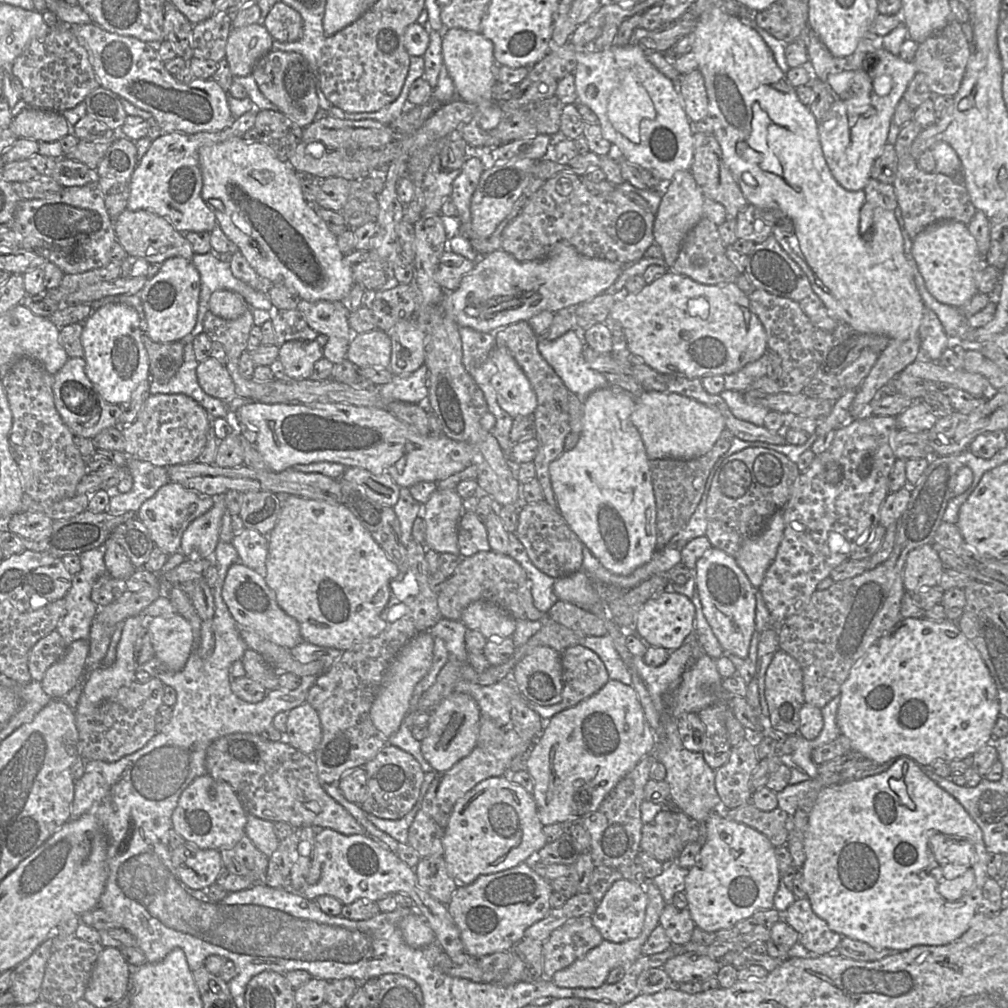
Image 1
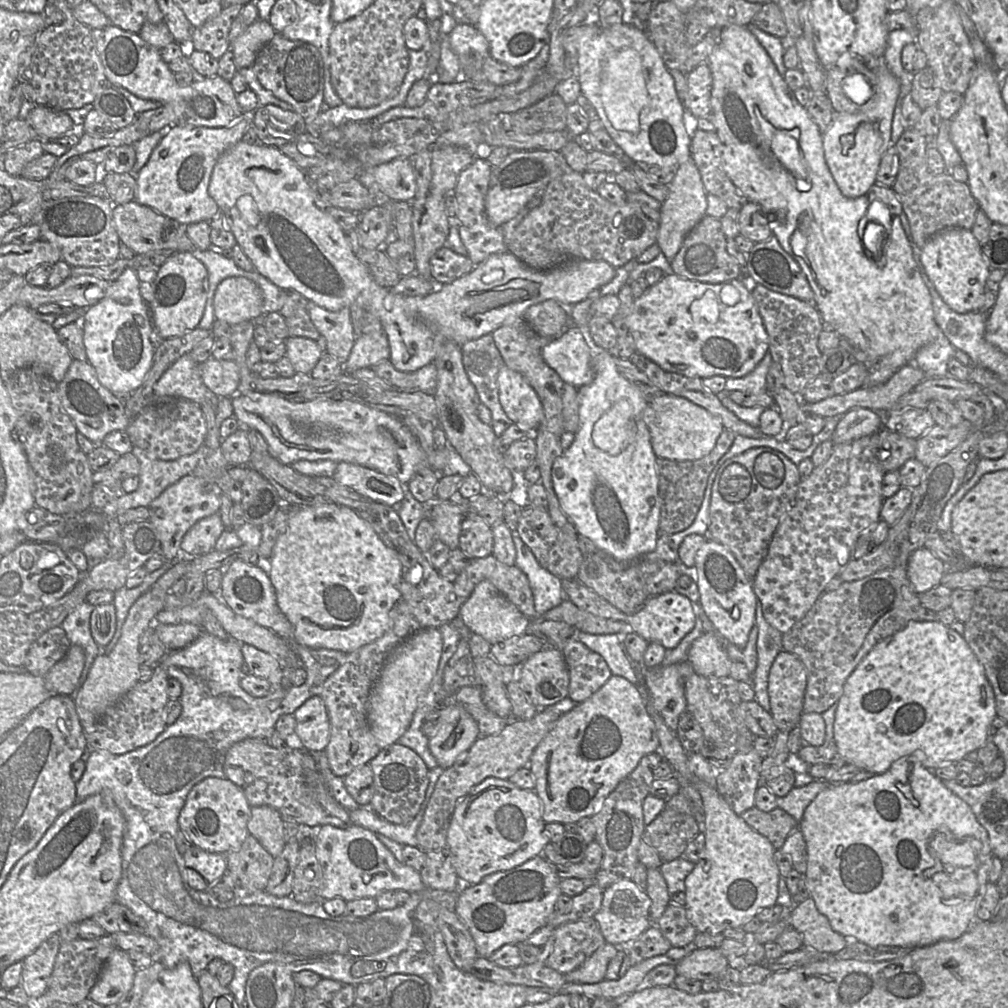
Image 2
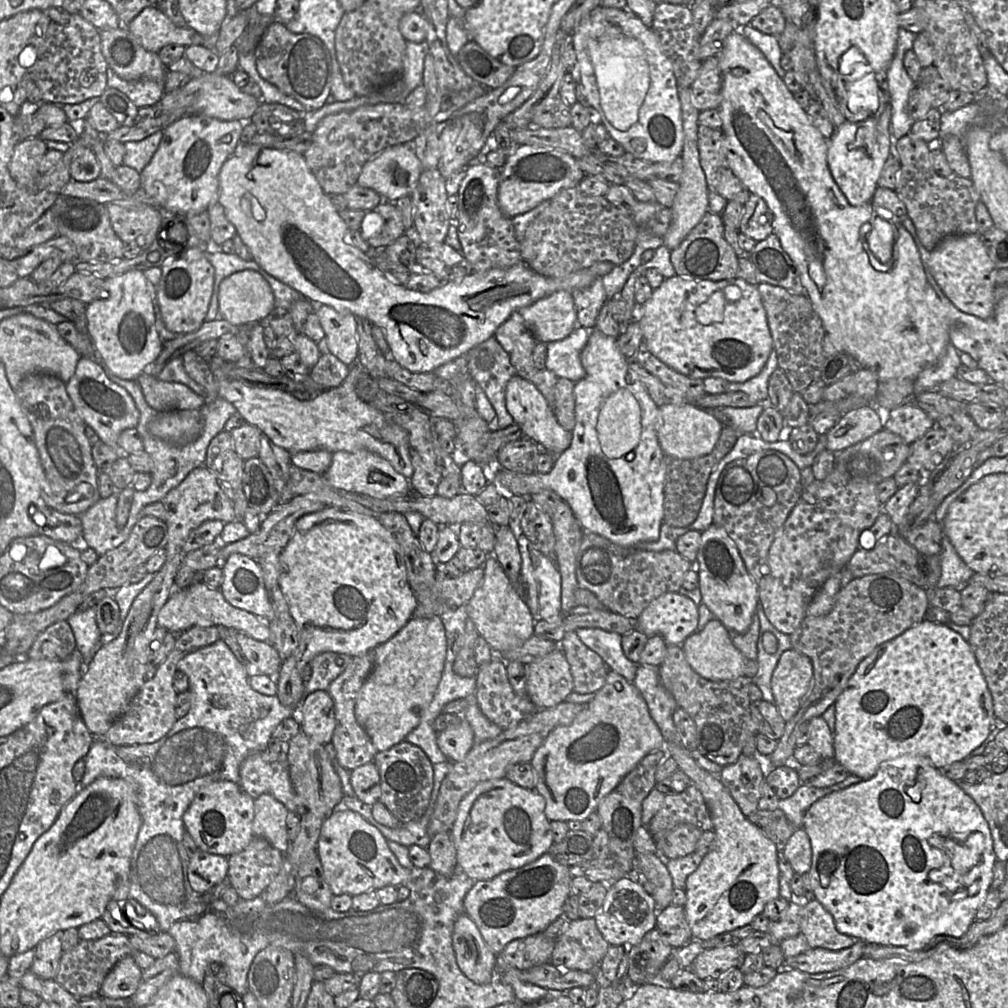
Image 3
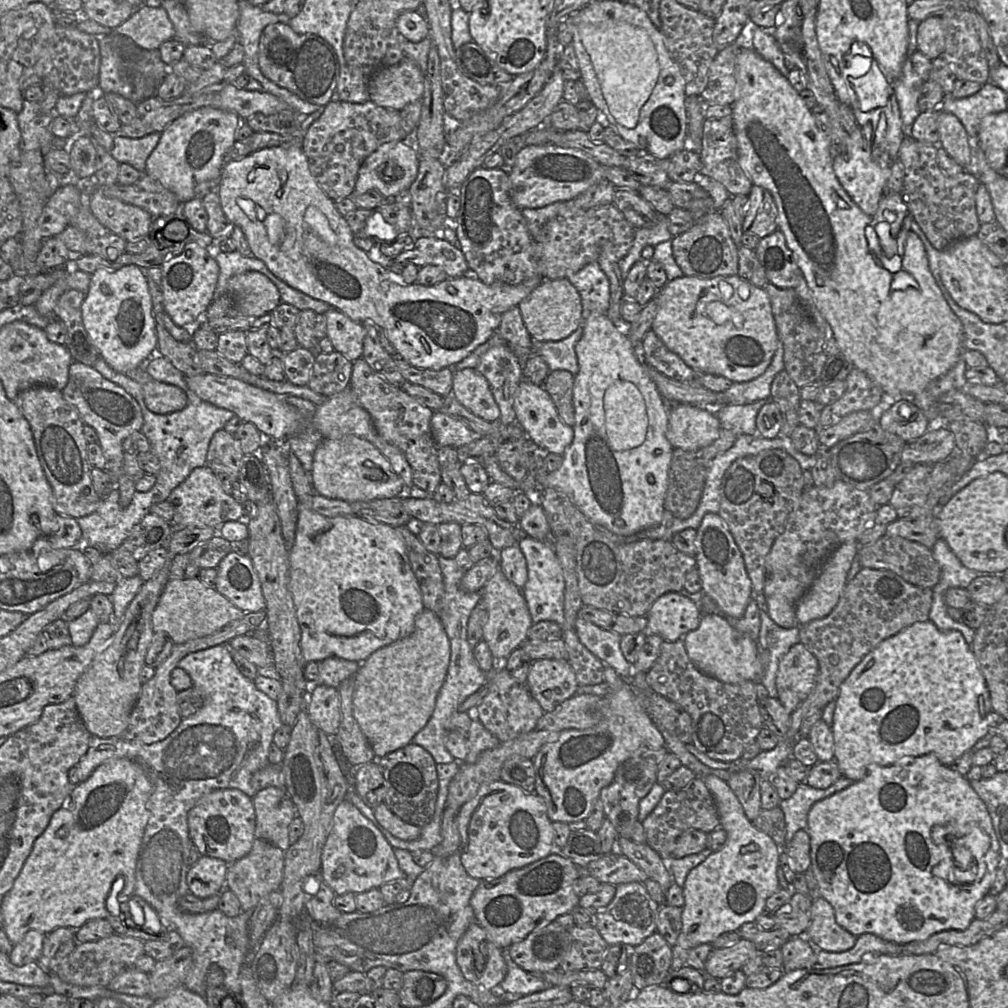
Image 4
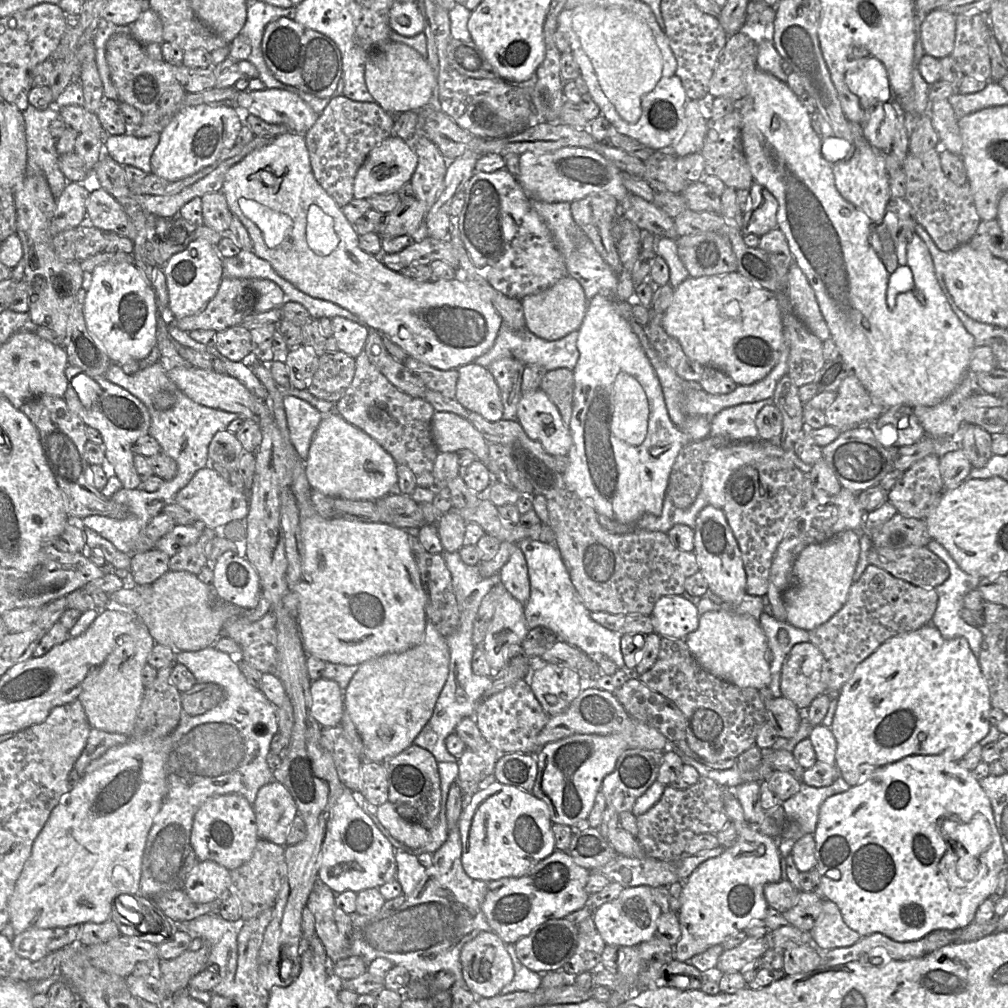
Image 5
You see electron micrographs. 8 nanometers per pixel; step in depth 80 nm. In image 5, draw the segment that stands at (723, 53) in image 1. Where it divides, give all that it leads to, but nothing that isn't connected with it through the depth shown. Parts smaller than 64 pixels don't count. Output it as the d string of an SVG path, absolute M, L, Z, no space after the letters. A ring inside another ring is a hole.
M759 68L754 72L748 94L742 100L737 100L737 102L738 108L741 108L742 114L744 153L752 176L755 182L766 187L778 201L777 227L786 237L794 262L800 267L815 293L821 314L830 330L830 337L835 342L844 362L852 369L853 374L860 380L872 398L876 399L884 409L899 404L906 404L911 407L935 406L939 404L954 391L965 374L969 371L968 366L972 350L975 348L975 340L952 310L938 283L931 254L926 244L915 232L915 218L907 218L905 222L901 223L897 233L898 241L896 252L899 257L900 265L908 266L912 272L916 294L913 291L899 293L896 297L895 307L890 309L887 304L887 289L890 273L886 270L886 267L870 243L870 233L874 223L862 210L845 200L837 190L834 181L833 162L831 162L833 157L831 158L828 156L828 147L832 145L833 142L828 142L827 140L831 137L825 138L823 142L823 139L812 128L810 114L800 103L799 97L788 87L787 83L782 82L772 74L760 70Z

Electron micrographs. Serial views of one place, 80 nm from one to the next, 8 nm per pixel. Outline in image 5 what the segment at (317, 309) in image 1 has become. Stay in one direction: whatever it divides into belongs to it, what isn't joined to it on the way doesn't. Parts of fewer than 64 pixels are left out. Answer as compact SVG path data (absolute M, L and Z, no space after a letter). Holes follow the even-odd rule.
M342 316L331 318L331 325L338 350L356 358L364 350L369 328Z

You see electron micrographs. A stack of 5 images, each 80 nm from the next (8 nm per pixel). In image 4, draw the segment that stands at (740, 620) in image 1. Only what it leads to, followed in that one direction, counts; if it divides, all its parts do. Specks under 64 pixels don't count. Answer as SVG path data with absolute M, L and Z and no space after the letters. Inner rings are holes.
M706 513L697 529L696 569L702 581L702 590L718 605L720 610L733 618L741 618L751 599L752 583L746 572L742 554L725 521L718 513Z

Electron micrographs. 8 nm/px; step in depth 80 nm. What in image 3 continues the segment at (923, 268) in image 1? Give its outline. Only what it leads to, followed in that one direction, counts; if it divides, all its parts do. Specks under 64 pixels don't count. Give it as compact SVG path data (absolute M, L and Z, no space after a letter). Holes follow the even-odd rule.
M978 233L946 236L930 251L929 269L941 290L959 310L981 319L994 316L998 269Z

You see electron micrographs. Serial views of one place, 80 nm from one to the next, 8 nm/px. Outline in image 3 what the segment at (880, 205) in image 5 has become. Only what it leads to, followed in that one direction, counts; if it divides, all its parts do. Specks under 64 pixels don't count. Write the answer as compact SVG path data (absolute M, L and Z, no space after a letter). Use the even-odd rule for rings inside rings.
M888 103L878 117L869 117L863 121L846 120L835 127L835 132L828 140L827 164L834 181L853 206L860 206L871 201L877 187L883 166L890 155L891 106Z

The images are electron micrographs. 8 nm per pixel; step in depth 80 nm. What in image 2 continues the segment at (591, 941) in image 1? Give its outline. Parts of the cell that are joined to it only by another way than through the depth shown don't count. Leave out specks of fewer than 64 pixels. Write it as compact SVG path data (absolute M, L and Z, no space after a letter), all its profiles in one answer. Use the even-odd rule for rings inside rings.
M594 918L567 922L554 929L552 951L546 965L561 974L567 974L581 966L606 941Z

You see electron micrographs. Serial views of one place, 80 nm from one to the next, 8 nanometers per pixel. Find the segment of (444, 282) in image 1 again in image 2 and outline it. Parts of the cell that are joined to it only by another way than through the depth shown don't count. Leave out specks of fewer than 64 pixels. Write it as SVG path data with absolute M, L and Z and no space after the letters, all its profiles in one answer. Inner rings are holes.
M444 246L430 260L432 280L437 286L450 284L470 273L475 265L468 256L463 256Z

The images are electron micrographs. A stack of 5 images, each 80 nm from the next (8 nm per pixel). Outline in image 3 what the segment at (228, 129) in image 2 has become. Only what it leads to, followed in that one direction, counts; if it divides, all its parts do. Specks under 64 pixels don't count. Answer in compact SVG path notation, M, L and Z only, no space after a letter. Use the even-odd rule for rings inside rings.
M192 114L167 126L156 152L141 172L141 187L154 200L152 206L164 212L185 214L189 218L219 202L220 170L238 149L244 123Z

